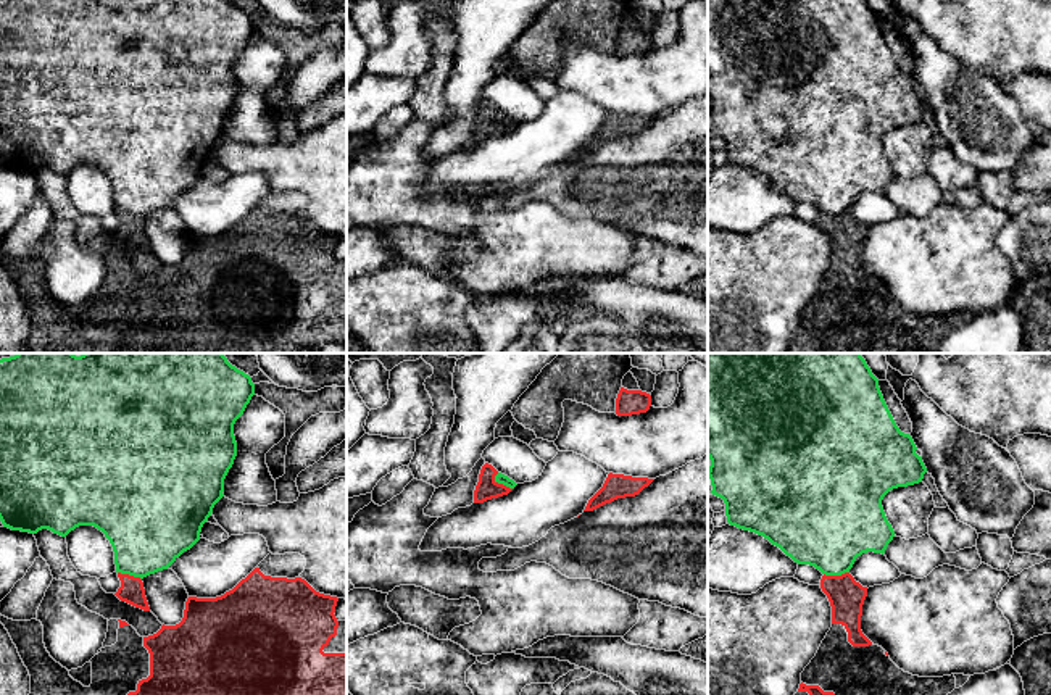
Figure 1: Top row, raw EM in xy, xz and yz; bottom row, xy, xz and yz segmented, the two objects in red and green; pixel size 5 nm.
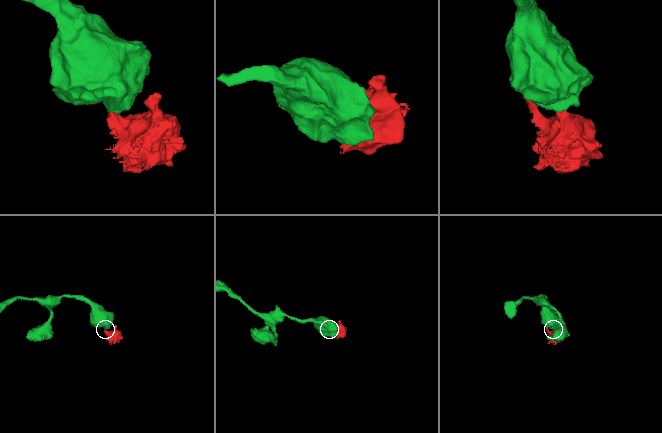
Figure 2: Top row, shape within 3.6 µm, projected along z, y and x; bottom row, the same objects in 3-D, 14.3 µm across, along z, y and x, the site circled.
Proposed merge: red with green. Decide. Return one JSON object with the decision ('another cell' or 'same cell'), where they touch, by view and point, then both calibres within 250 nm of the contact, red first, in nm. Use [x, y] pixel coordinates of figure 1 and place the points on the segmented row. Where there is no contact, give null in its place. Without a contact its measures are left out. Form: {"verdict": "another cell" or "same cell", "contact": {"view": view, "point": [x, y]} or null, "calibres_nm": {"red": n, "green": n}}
{"verdict": "another cell", "contact": {"view": "xz", "point": [502, 484]}, "calibres_nm": {"red": 110, "green": 50}}

